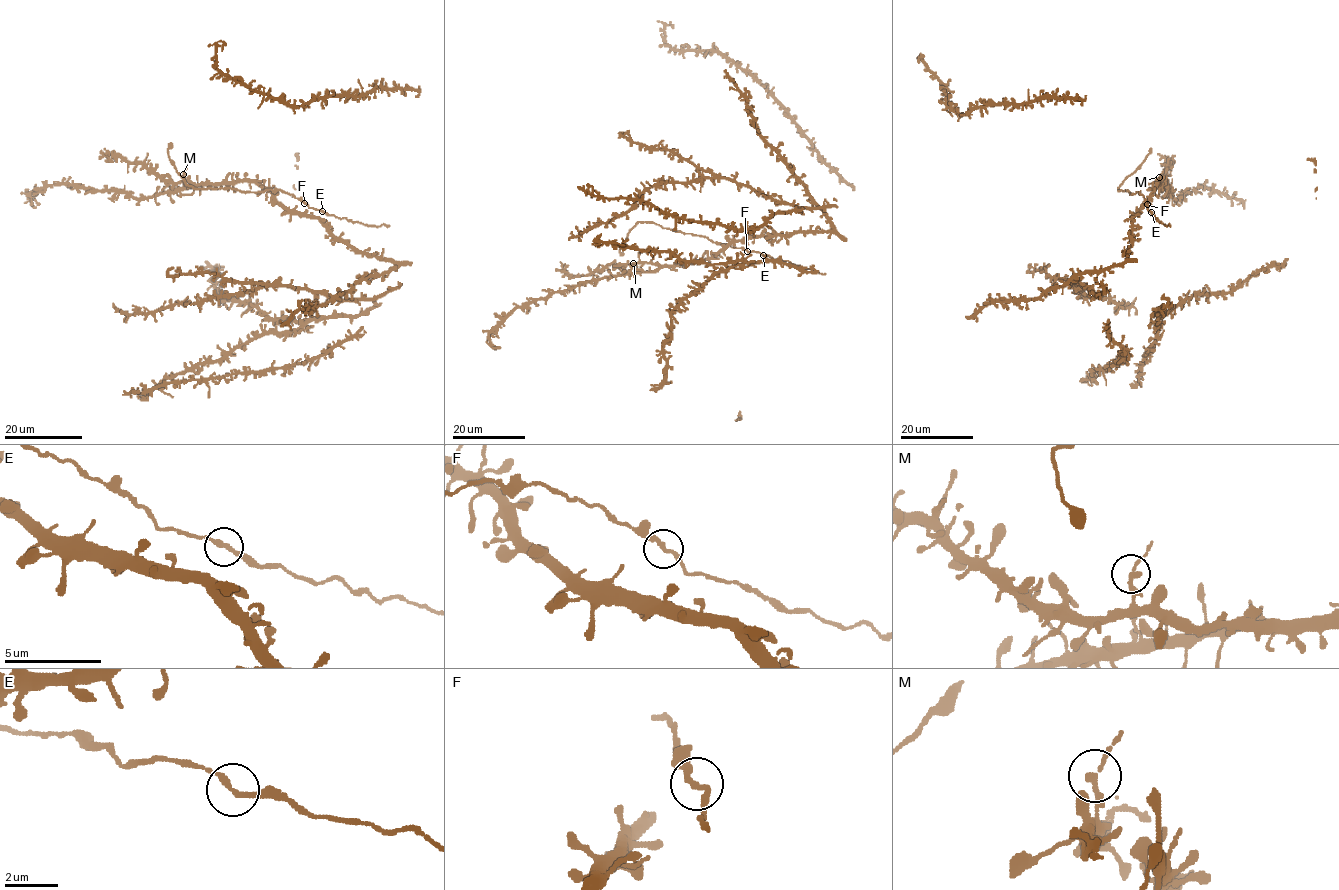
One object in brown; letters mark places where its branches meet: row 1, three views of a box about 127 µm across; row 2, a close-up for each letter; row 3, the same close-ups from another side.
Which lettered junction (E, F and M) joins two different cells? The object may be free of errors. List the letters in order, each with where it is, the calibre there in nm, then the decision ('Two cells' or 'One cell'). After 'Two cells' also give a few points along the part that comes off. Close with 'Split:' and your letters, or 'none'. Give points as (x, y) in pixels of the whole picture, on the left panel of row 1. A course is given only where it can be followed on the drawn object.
E: Place: (322, 211). Thickness 200 nm. One cell
F: Place: (304, 203). Thickness 200 nm. One cell
M: Place: (183, 174). Thickness 240 nm. One cell
Split: none

